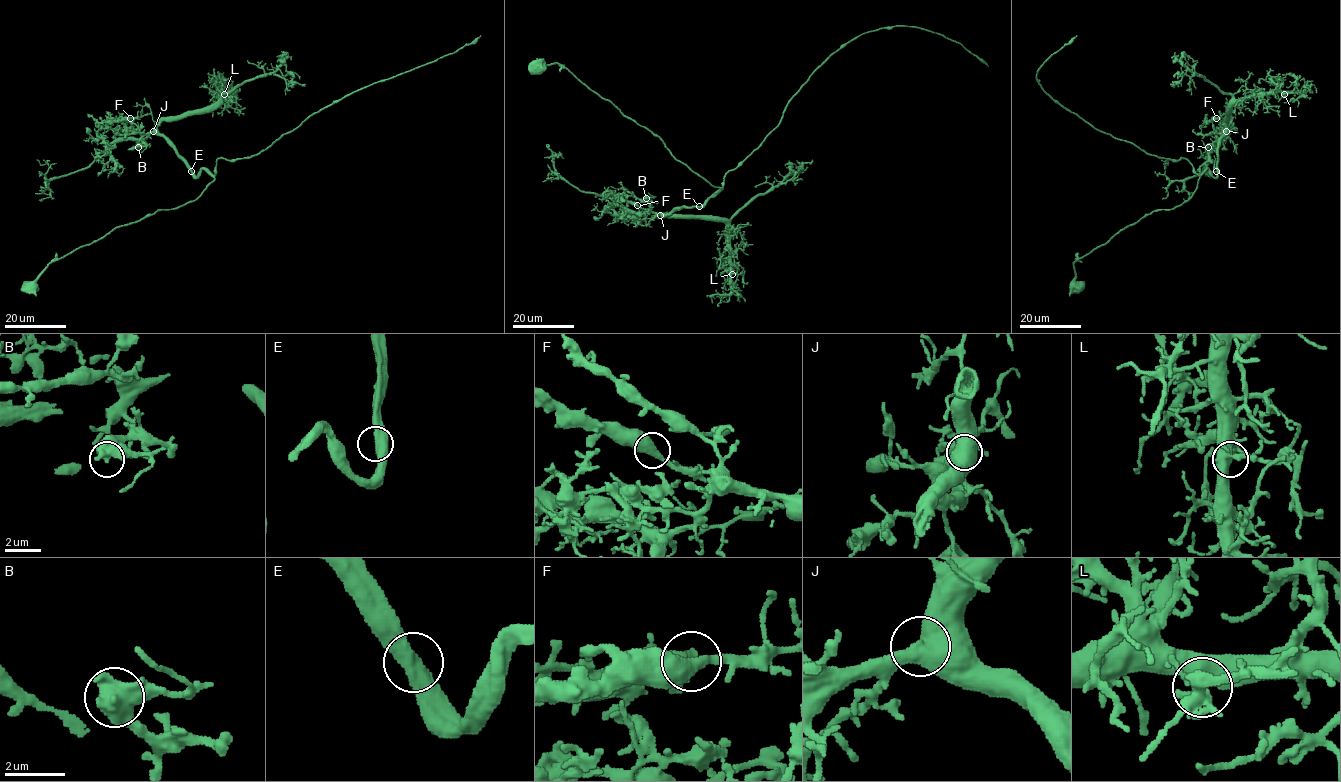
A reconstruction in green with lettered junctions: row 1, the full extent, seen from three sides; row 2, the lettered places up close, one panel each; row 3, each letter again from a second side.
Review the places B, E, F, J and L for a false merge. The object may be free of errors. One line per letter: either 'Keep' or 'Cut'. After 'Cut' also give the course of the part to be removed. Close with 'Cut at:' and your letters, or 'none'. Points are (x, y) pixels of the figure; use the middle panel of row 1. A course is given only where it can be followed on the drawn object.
B: Keep
E: Keep
F: Keep
J: Keep
L: Keep
Cut at: none

